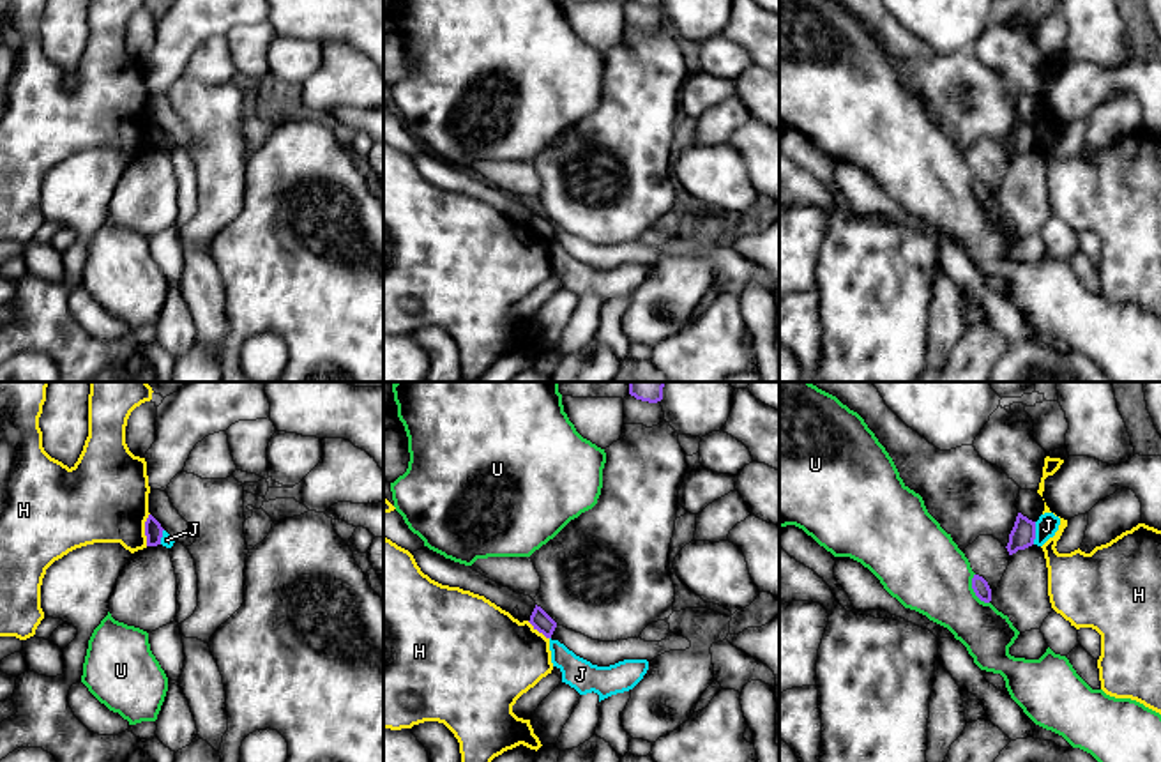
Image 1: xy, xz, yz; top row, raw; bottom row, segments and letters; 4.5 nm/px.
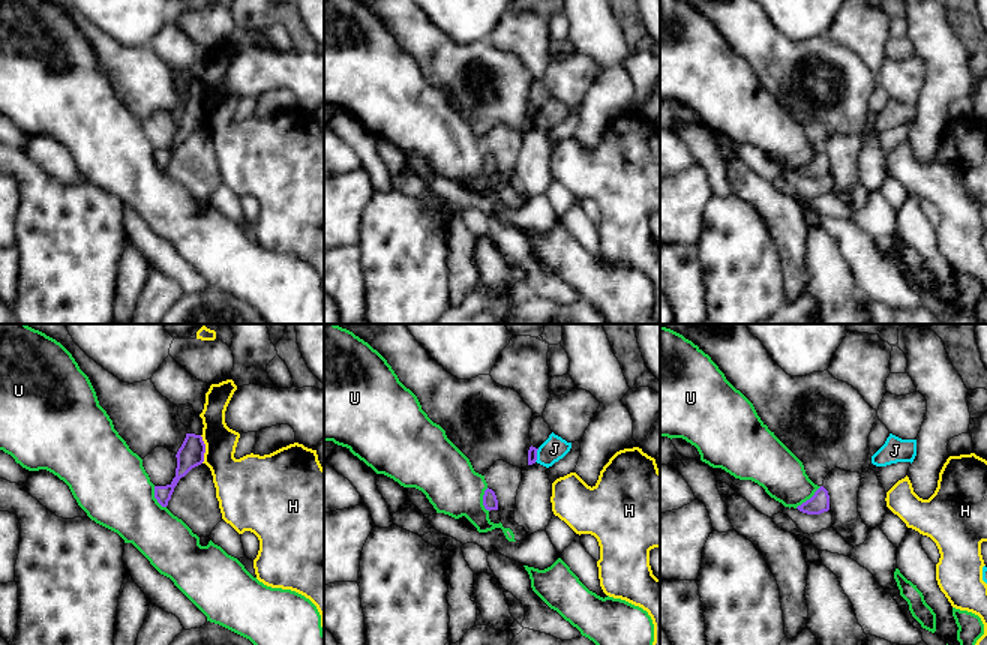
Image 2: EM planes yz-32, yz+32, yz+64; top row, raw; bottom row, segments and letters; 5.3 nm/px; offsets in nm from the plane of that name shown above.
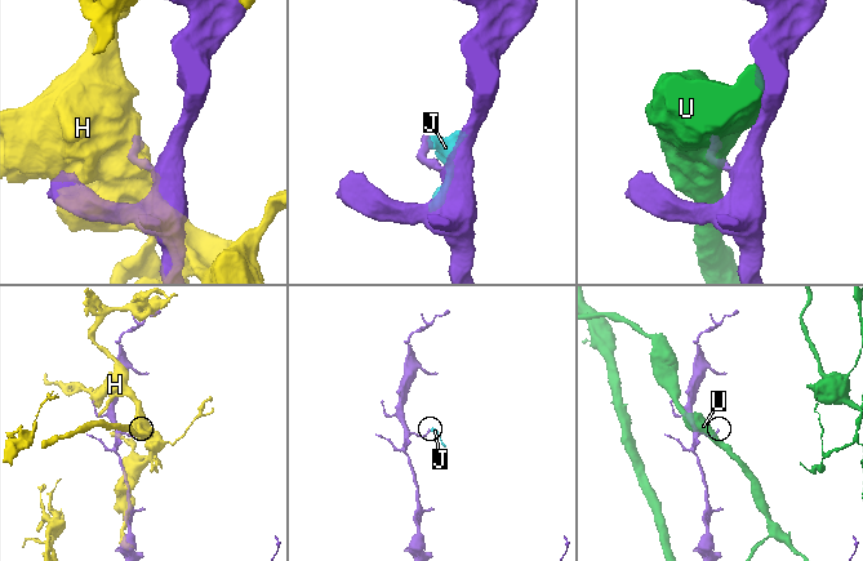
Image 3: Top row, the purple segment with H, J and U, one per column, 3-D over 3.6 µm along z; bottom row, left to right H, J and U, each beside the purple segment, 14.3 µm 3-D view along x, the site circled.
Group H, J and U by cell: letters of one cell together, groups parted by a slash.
H / J / U

